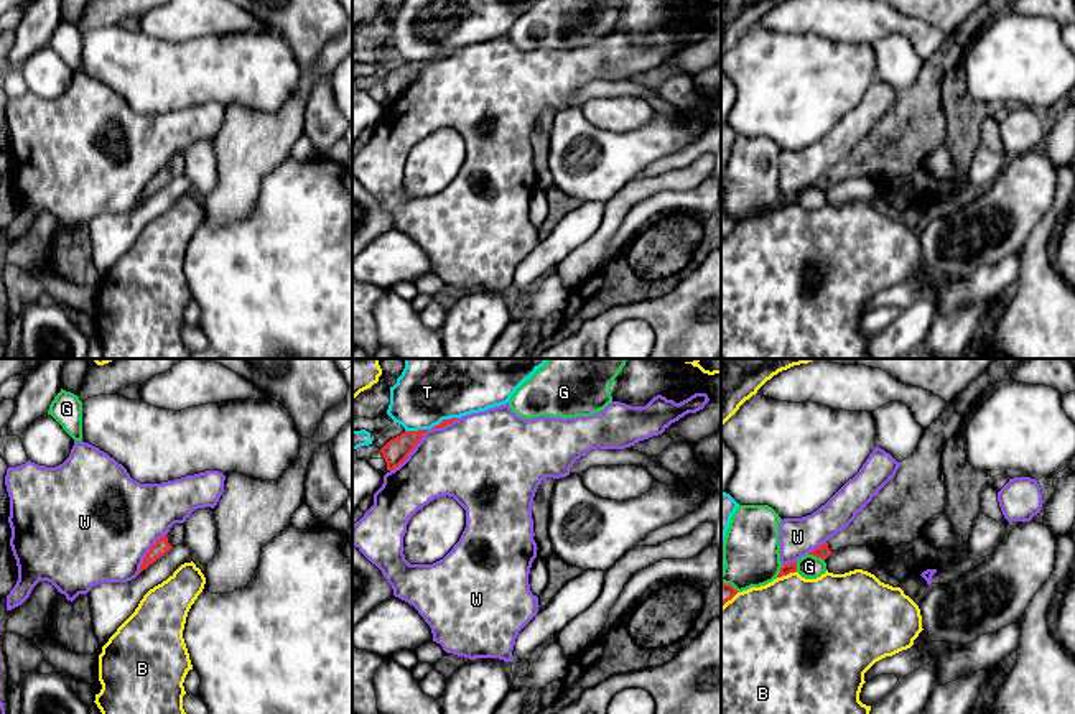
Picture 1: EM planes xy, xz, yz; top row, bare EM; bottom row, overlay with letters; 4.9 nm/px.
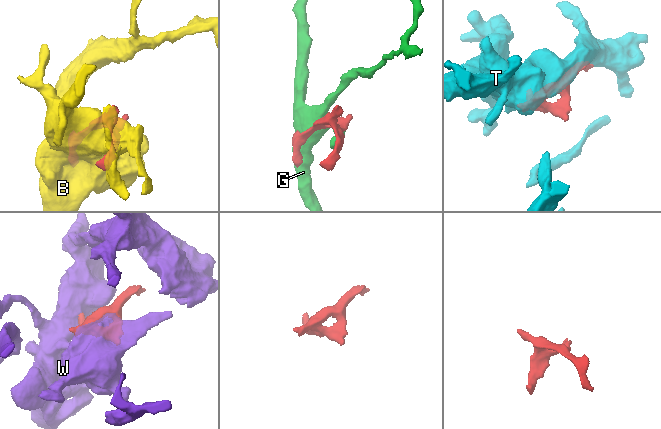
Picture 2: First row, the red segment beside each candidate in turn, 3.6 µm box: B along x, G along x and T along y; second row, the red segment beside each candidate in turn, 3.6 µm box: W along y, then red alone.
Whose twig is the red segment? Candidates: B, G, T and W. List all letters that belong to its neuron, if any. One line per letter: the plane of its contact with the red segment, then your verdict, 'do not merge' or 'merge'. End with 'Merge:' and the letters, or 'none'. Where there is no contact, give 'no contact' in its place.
B: yz | do not merge
G: yz | do not merge
T: xz | do not merge
W: xz | do not merge
Merge: none

